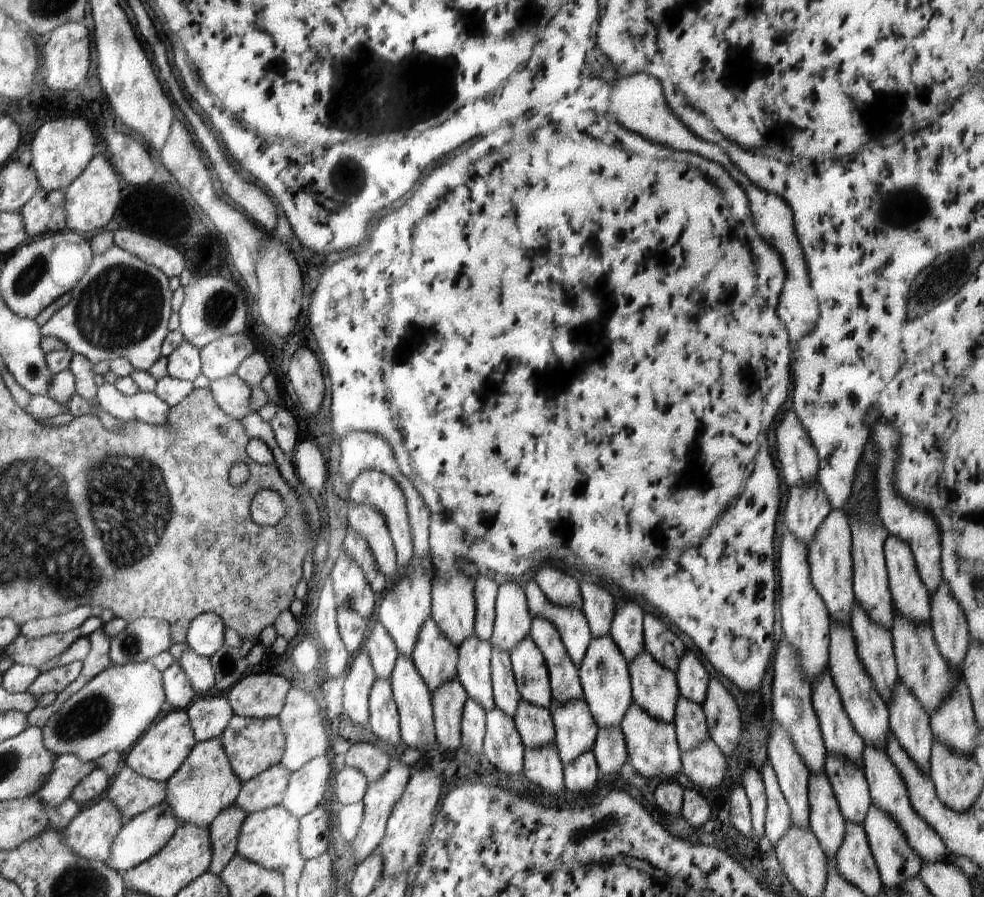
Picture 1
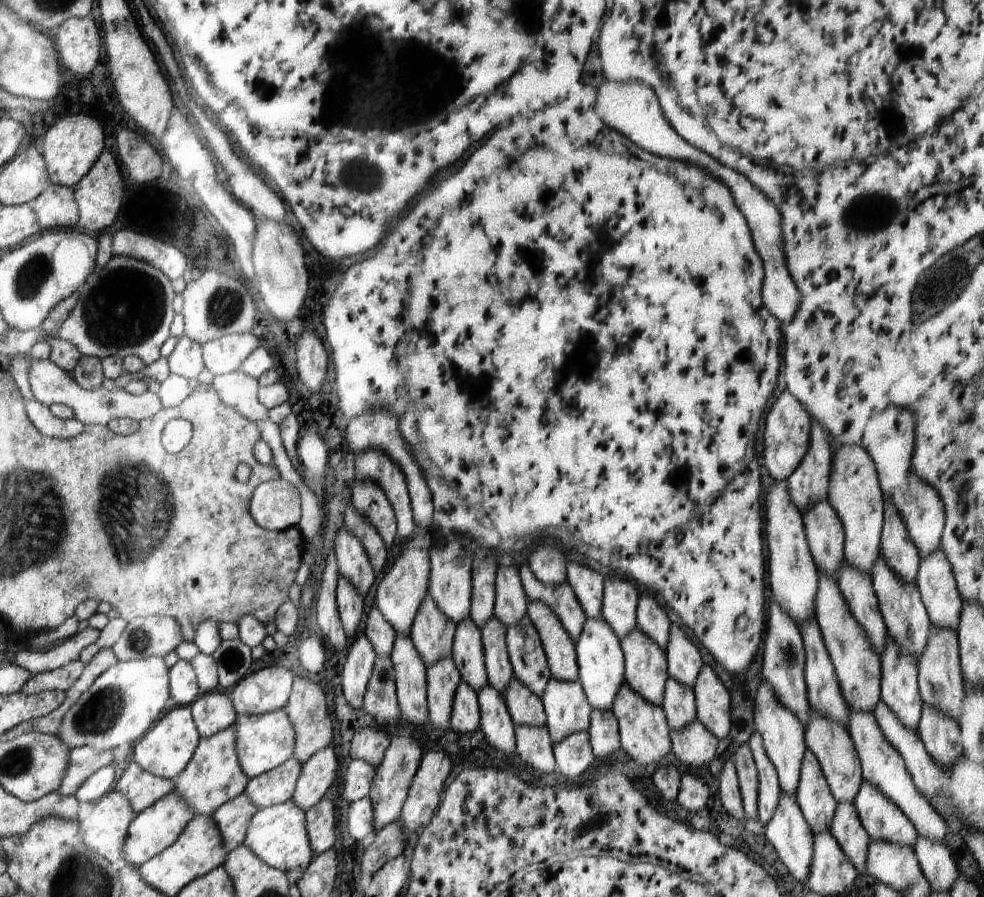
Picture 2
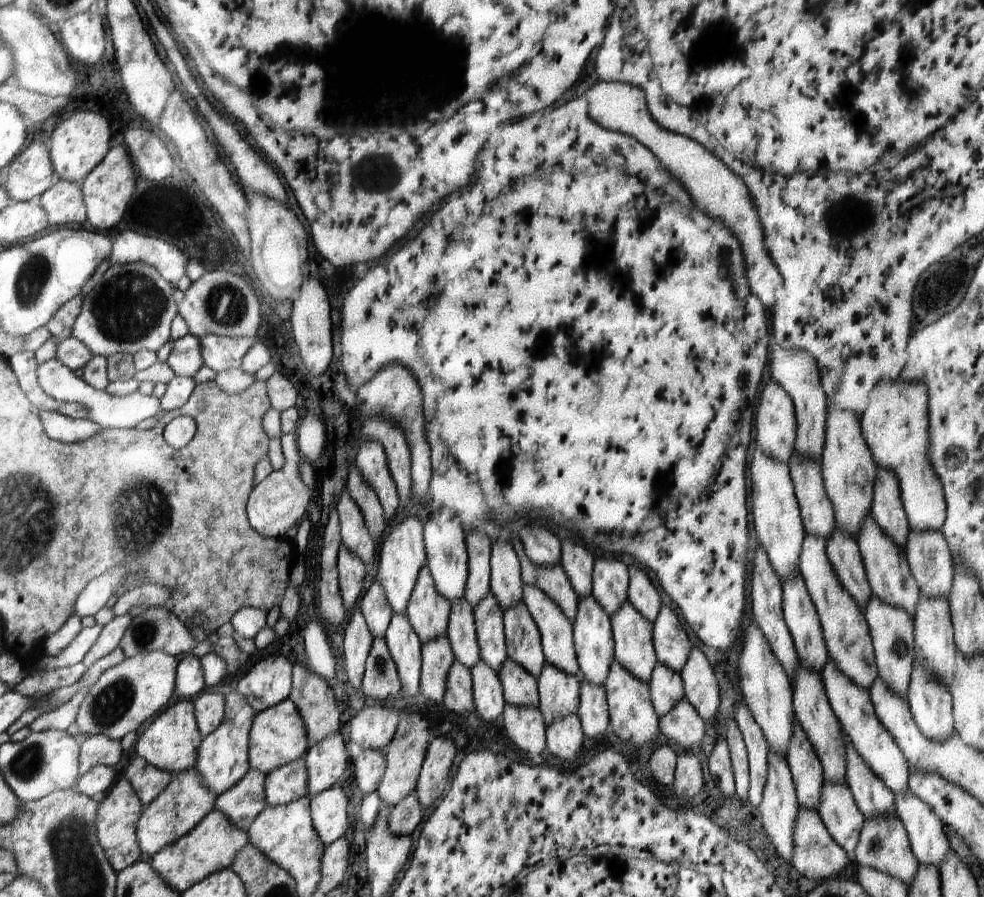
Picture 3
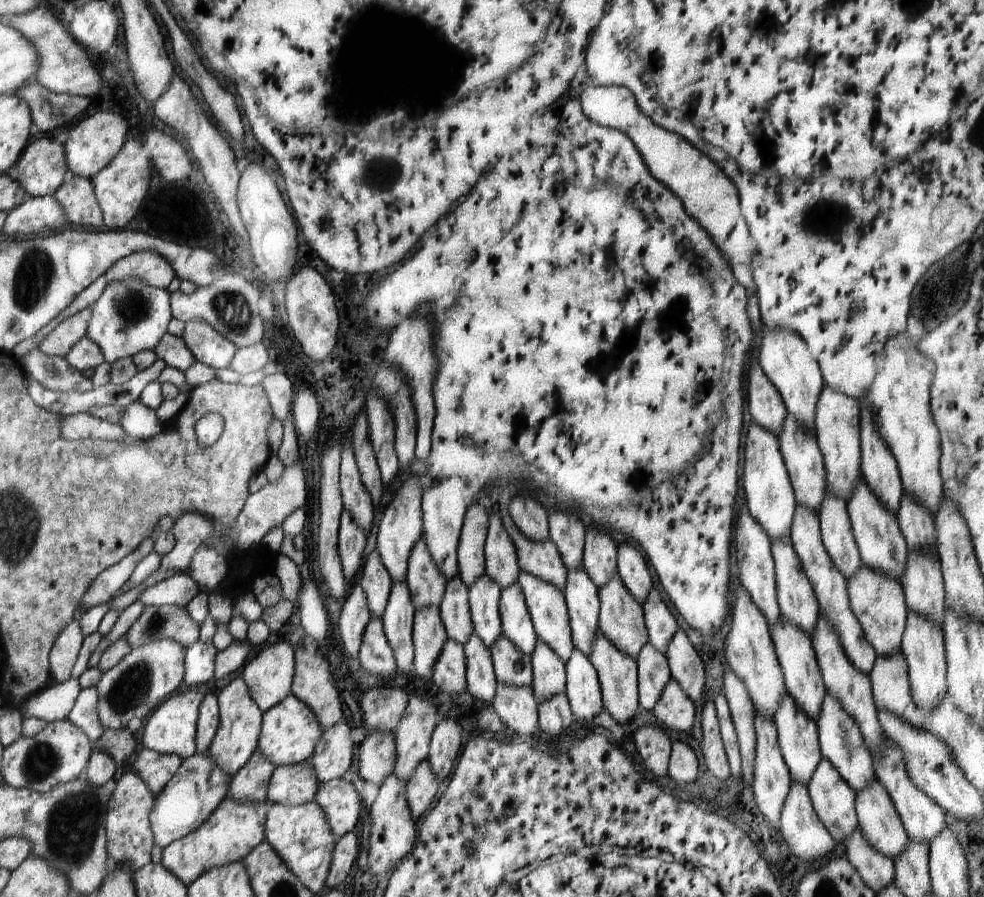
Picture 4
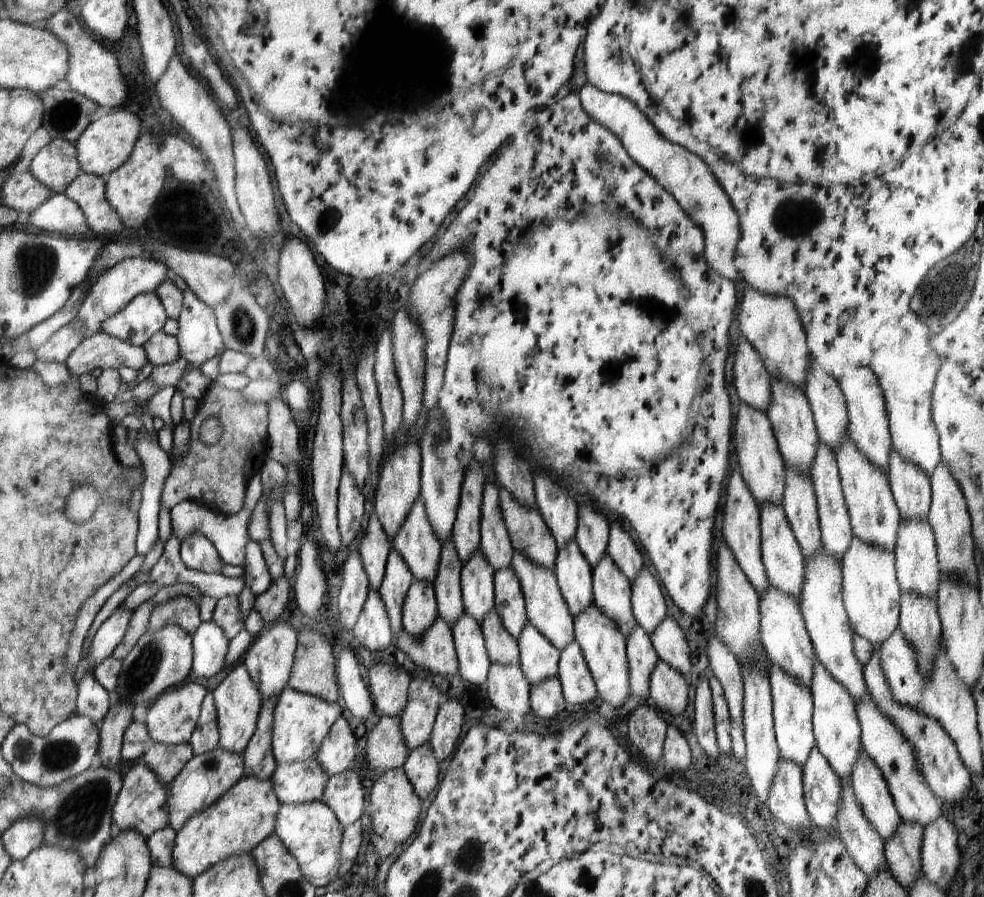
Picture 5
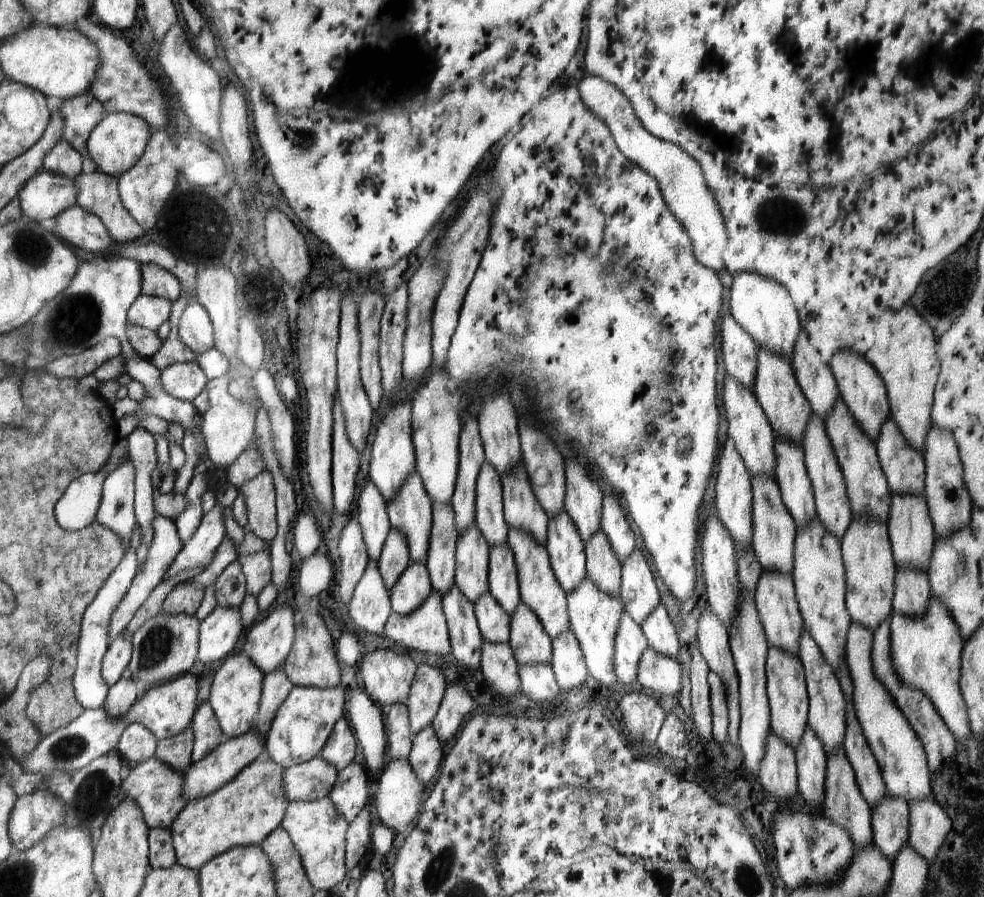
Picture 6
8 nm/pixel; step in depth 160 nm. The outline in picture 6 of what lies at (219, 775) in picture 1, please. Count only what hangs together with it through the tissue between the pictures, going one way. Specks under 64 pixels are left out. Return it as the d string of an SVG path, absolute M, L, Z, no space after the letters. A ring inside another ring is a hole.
M241 651L226 658L220 668L214 672L212 694L210 694L208 701L216 712L221 729L230 739L250 732L250 720L258 712L258 704L261 704L262 678L264 678L262 670L254 664L246 653Z

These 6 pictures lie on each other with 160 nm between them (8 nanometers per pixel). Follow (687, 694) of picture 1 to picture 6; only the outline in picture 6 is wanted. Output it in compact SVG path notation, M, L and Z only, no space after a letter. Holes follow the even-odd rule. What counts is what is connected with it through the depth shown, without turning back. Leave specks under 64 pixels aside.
M636 548L621 562L621 587L618 592L624 610L640 624L660 603L660 593L652 570Z

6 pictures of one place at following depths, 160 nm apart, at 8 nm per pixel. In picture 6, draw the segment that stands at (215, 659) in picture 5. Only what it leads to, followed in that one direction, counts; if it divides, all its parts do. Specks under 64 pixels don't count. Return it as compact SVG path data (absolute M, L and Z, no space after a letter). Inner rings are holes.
M216 605L201 622L200 664L209 665L224 660L236 646L244 630L241 610L238 607Z

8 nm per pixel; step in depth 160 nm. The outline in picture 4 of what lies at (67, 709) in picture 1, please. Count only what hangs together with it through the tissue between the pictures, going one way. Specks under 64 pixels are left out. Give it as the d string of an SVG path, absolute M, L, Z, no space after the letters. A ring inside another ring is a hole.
M154 639L134 647L116 666L102 675L98 689L98 714L104 728L118 730L127 727L132 718L144 720L156 702L162 704L180 686L184 678L184 648L170 639Z

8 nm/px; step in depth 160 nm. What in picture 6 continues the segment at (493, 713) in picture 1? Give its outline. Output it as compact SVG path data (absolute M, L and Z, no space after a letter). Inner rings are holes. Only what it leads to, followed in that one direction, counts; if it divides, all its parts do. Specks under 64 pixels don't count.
M455 584L442 595L451 652L458 662L478 670L483 636L480 632L474 605Z

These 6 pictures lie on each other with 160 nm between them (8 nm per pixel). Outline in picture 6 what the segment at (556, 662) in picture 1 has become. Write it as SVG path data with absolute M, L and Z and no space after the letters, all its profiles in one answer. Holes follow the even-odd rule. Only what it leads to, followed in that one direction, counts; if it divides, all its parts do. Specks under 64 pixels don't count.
M510 527L507 545L513 550L518 573L521 600L537 614L544 630L551 639L569 629L566 592L556 580L546 545L537 541L532 533L518 527Z

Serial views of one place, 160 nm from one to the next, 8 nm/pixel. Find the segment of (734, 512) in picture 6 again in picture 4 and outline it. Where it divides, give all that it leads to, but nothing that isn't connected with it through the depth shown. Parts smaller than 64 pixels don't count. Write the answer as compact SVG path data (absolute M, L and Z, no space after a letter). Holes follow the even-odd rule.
M744 503L740 516L736 516L736 525L733 528L732 541L735 544L736 564L739 568L741 585L750 593L755 605L767 618L769 628L781 617L777 601L777 588L775 579L775 564L771 553L771 540L769 534L752 518L747 504Z

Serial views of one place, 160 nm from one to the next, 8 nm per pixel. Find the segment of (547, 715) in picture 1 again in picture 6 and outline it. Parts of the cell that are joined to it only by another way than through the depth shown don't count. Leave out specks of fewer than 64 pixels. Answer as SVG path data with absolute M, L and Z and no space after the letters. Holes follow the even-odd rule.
M486 591L473 605L483 640L508 643L510 616L490 594L490 591Z

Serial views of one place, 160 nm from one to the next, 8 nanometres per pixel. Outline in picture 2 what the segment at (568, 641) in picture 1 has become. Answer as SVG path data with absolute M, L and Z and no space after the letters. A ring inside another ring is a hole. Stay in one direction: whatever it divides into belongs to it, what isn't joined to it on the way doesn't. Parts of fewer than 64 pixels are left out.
M522 562L518 569L528 600L546 603L546 606L554 611L570 638L576 642L587 616L576 598L573 588L567 581L557 585L543 585L534 576L527 562Z

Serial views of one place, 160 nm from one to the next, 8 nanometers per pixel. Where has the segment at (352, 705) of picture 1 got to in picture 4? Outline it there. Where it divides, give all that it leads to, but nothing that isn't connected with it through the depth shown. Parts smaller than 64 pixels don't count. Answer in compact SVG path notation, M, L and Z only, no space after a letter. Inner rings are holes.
M358 579L354 580L354 584L348 587L338 623L344 649L354 658L359 656L362 633L370 617L364 589Z

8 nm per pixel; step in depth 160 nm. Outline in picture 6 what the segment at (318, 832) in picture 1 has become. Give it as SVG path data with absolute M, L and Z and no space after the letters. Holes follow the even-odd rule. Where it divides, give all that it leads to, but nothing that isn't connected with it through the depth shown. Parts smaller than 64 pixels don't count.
M350 764L340 771L338 782L329 794L347 821L352 822L369 803L368 776L364 768Z

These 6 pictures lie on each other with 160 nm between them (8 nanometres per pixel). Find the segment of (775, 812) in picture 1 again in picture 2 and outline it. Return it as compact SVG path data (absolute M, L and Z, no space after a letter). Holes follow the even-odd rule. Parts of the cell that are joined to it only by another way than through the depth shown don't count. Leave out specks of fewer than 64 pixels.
M754 731L750 735L747 745L753 754L759 780L757 816L765 827L776 810L782 790L776 767L766 754L762 735L758 731Z

